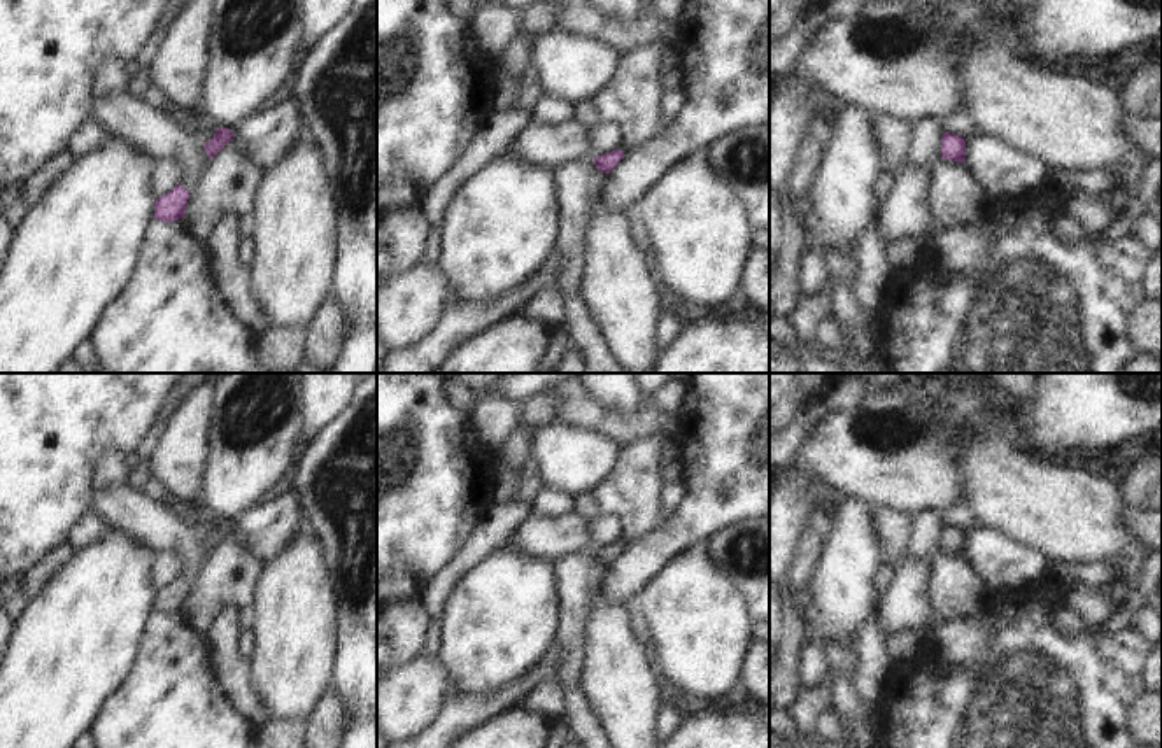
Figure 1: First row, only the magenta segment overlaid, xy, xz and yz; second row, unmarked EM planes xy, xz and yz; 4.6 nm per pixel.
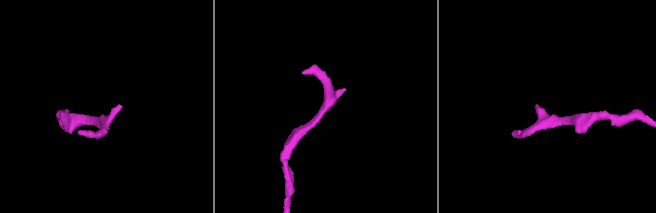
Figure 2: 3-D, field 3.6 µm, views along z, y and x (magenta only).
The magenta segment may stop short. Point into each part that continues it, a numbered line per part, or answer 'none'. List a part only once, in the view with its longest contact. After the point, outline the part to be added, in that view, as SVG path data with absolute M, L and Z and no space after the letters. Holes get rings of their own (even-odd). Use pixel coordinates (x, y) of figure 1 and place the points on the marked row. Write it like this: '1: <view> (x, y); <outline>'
none

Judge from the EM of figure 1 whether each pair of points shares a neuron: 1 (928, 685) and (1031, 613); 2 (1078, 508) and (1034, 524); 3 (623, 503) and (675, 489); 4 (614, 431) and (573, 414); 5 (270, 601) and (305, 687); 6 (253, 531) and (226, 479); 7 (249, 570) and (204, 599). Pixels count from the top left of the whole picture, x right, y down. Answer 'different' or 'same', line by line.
1: same
2: same
3: different
4: same
5: same
6: different
7: same

